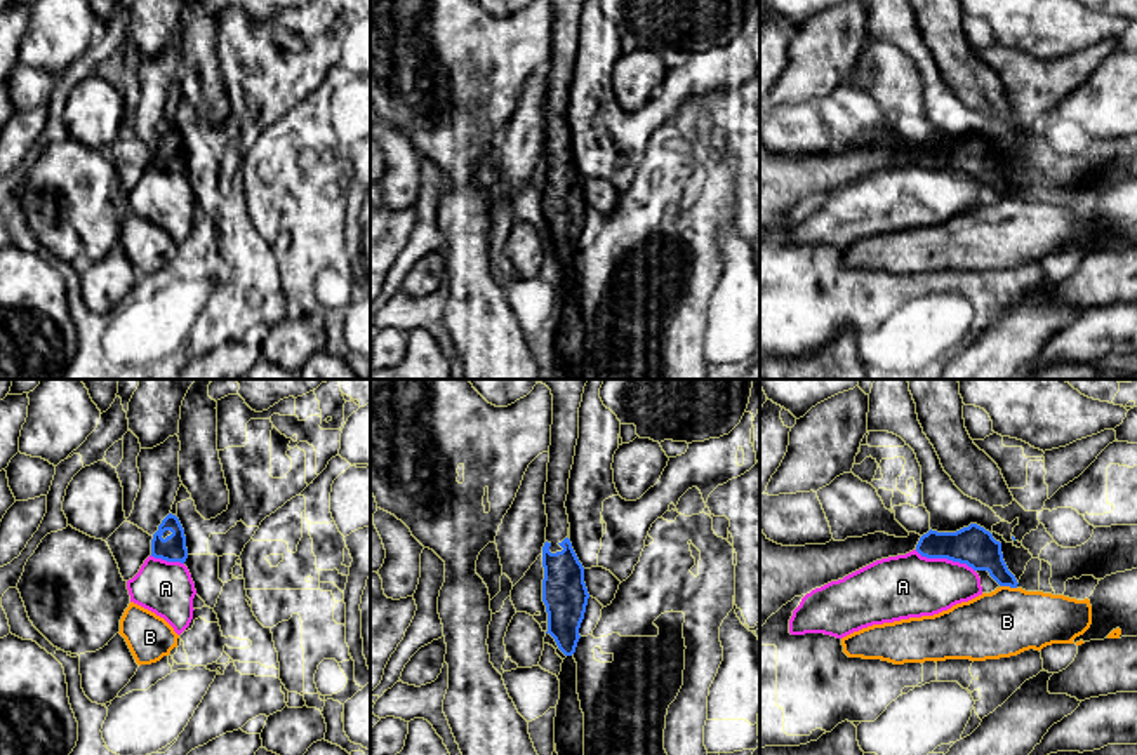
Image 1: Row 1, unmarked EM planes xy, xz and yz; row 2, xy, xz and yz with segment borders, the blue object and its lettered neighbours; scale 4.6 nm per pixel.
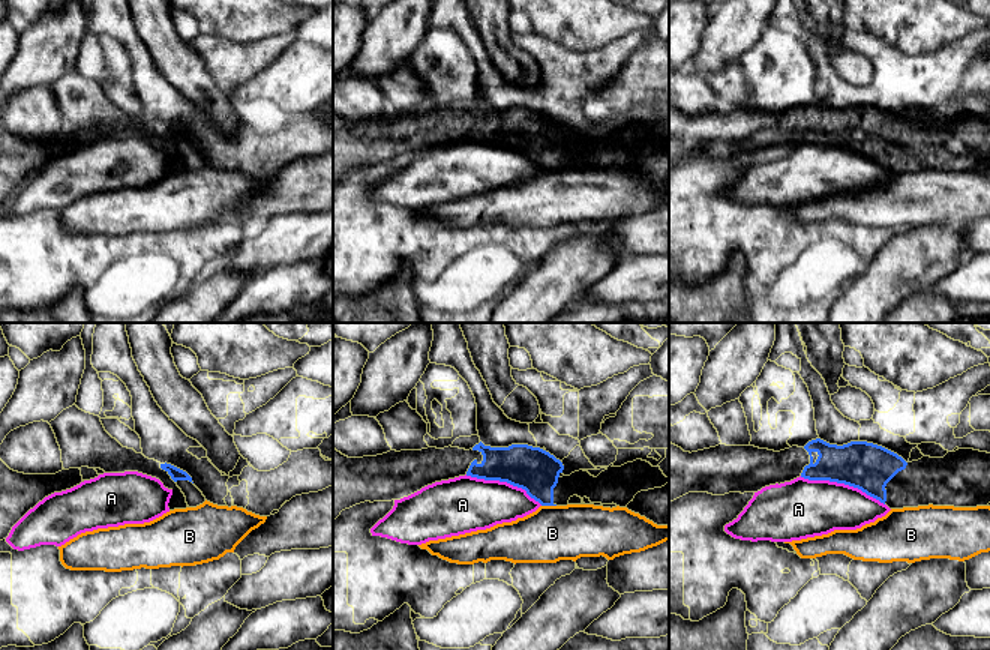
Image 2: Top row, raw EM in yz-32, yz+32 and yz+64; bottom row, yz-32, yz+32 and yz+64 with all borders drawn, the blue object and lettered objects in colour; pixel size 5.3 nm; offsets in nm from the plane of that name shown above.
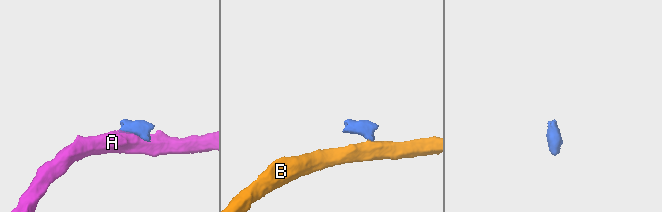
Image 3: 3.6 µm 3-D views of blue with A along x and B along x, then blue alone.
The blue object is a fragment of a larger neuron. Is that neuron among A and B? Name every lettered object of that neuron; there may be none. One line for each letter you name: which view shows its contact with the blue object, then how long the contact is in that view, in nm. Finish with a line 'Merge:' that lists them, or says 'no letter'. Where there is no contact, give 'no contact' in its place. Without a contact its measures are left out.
Merge: no letter

